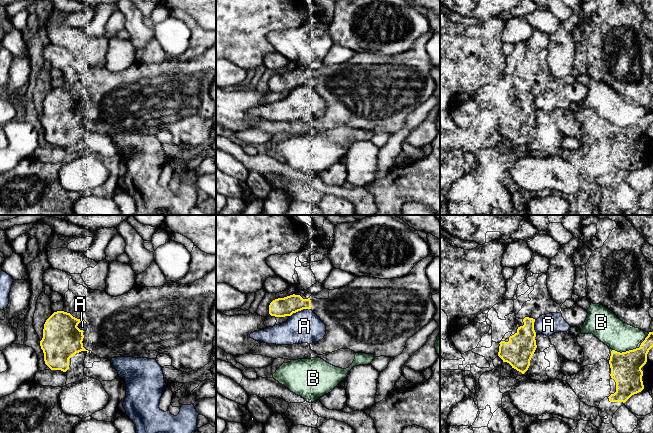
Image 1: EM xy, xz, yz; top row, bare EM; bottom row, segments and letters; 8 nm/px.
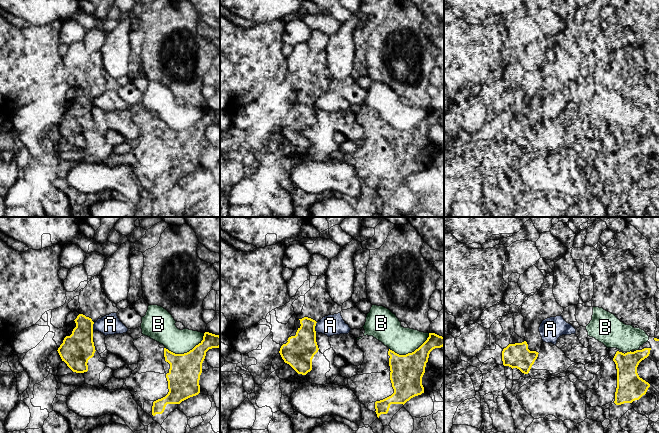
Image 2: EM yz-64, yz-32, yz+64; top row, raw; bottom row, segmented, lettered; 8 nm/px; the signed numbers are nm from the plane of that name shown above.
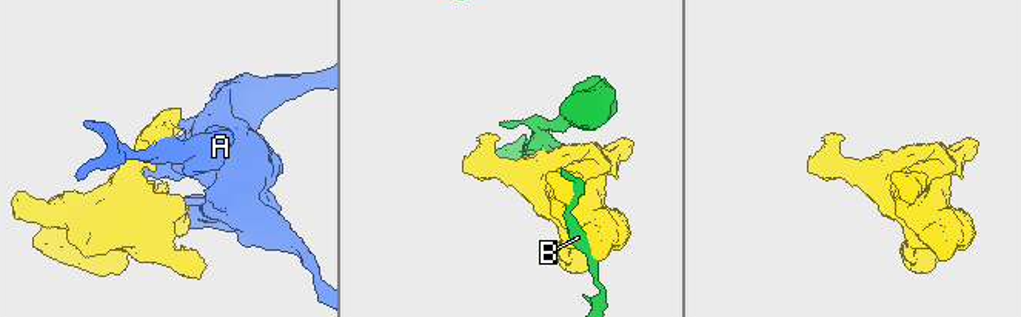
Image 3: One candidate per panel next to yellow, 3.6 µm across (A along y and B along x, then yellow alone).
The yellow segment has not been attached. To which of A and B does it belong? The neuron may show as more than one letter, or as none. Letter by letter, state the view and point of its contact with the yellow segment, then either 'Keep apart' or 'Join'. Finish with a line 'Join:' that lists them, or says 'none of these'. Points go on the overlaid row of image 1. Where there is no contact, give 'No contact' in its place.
A: Touches yellow at xz (300, 310). Keep apart
B: Touches yellow at yz (624, 352). Keep apart
Join: none of these

